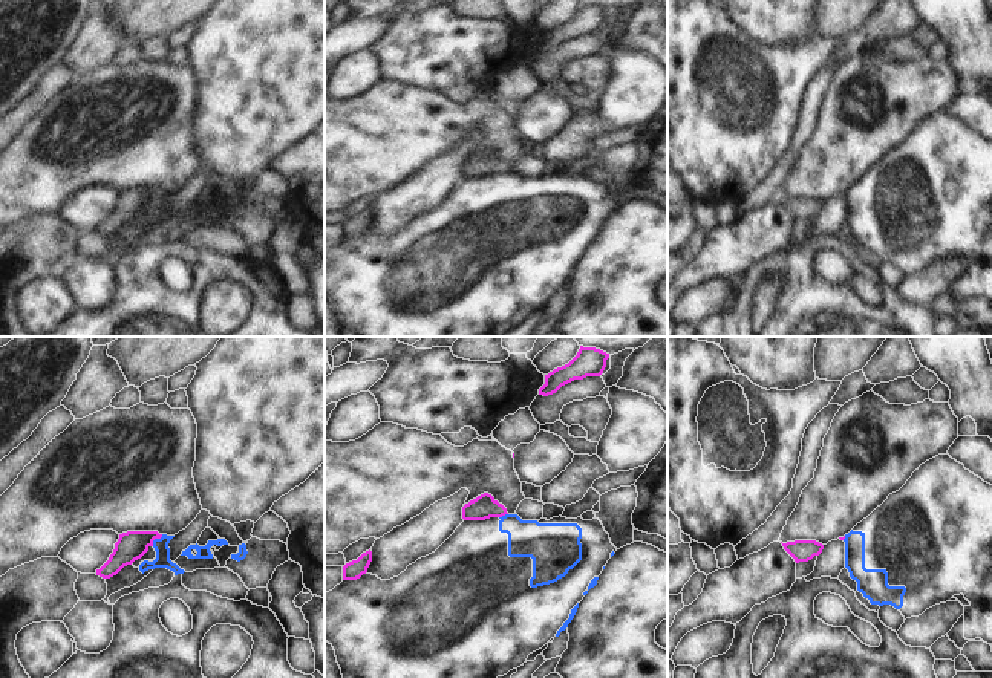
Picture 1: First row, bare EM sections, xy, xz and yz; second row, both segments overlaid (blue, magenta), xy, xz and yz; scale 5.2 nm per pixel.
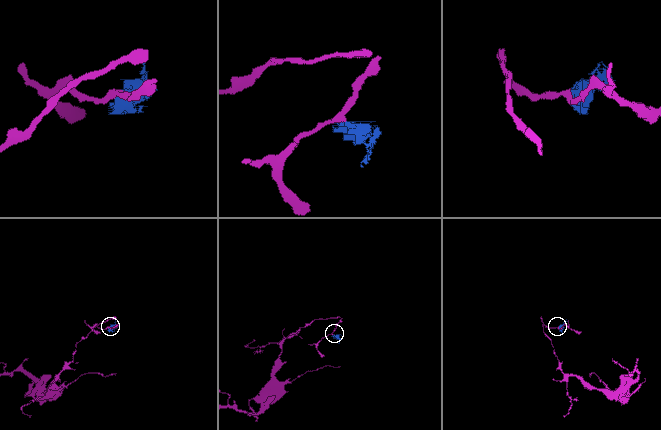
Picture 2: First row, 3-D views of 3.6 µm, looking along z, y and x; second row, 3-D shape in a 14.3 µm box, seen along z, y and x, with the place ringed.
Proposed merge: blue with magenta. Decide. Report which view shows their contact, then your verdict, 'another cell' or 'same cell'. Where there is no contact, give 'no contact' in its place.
xy | another cell

